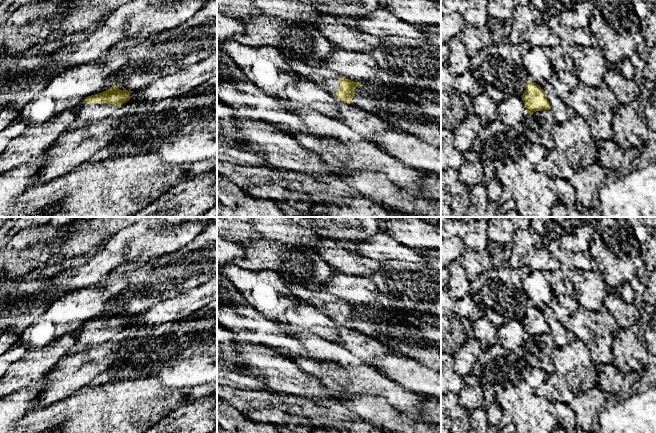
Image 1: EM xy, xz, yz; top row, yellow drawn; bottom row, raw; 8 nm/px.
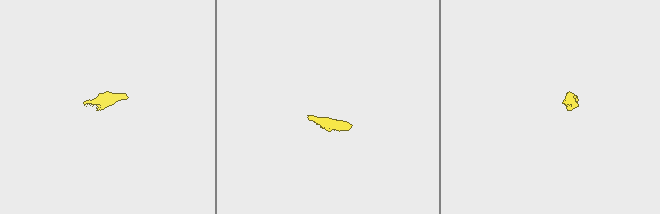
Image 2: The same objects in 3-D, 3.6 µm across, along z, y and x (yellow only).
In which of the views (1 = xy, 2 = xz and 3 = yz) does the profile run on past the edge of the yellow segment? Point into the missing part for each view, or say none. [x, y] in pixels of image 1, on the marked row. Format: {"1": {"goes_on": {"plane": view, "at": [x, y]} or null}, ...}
{"1": {"goes_on": {"plane": "xy", "at": [85, 114]}}, "2": {"goes_on": {"plane": "xz", "at": [327, 79]}}, "3": {"goes_on": null}}

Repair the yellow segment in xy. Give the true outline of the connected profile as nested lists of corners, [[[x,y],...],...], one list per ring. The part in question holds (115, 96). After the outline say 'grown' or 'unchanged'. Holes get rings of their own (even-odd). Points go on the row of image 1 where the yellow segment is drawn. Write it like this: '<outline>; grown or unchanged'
[[[113,85],[107,91],[86,97],[82,104],[74,109],[73,130],[85,127],[104,118],[115,116],[118,109],[130,100],[133,91],[120,90]]]; grown

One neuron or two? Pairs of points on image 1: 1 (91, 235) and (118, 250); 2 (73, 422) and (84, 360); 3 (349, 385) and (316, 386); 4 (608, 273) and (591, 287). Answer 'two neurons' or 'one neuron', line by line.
1: two neurons
2: two neurons
3: two neurons
4: two neurons

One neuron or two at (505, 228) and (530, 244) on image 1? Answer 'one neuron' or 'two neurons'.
two neurons

